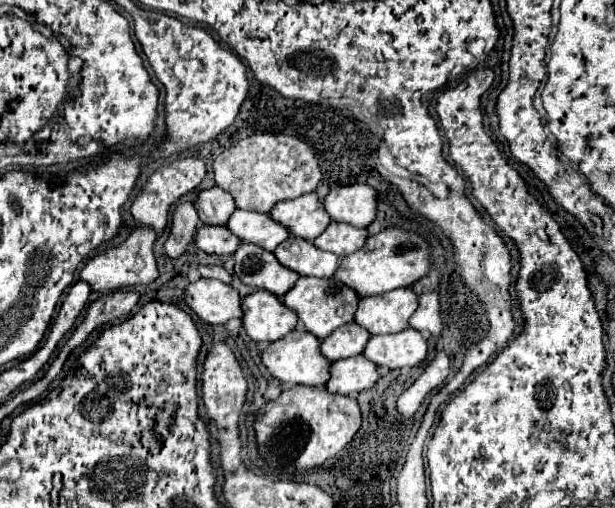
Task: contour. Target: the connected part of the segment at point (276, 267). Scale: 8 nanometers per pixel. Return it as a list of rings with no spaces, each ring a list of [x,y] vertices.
[[[242,243],[234,259],[234,273],[240,277],[242,283],[266,289],[276,297],[282,297],[300,277],[298,273],[284,269],[282,263],[276,261],[274,253],[254,243]]]

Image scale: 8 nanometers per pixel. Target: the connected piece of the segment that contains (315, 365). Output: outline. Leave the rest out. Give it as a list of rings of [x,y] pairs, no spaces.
[[[296,327],[286,337],[270,343],[262,351],[262,363],[268,367],[268,371],[280,379],[284,385],[324,385],[330,379],[330,361],[320,351],[320,339],[316,335],[310,335],[304,327]]]

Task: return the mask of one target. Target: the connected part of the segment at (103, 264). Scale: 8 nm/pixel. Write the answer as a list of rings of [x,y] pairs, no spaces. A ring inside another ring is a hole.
[[[136,227],[130,237],[118,245],[112,247],[100,255],[96,255],[94,259],[90,259],[82,271],[80,271],[80,279],[86,281],[90,285],[92,291],[98,293],[112,293],[124,287],[134,287],[134,285],[148,285],[158,277],[158,267],[156,267],[156,259],[154,259],[154,241],[156,241],[156,233],[150,227]]]

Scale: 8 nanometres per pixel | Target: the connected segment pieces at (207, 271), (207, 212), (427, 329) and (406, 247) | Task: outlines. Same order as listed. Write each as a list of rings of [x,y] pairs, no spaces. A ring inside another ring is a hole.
[[[200,265],[198,271],[206,279],[220,279],[224,283],[232,283],[232,275],[224,267],[218,267],[218,265]]]
[[[210,187],[206,191],[200,191],[198,199],[194,201],[194,207],[198,211],[198,217],[206,225],[226,225],[236,209],[230,193],[222,191],[220,187]]]
[[[436,291],[420,295],[420,305],[410,319],[410,327],[418,329],[422,335],[438,337],[442,331],[440,319],[440,295]]]
[[[386,227],[378,235],[368,237],[366,245],[360,251],[342,259],[334,277],[344,285],[352,287],[360,297],[368,297],[368,295],[386,293],[398,287],[410,287],[418,279],[426,277],[430,273],[430,267],[432,267],[430,243],[426,237],[418,235],[416,231]]]

